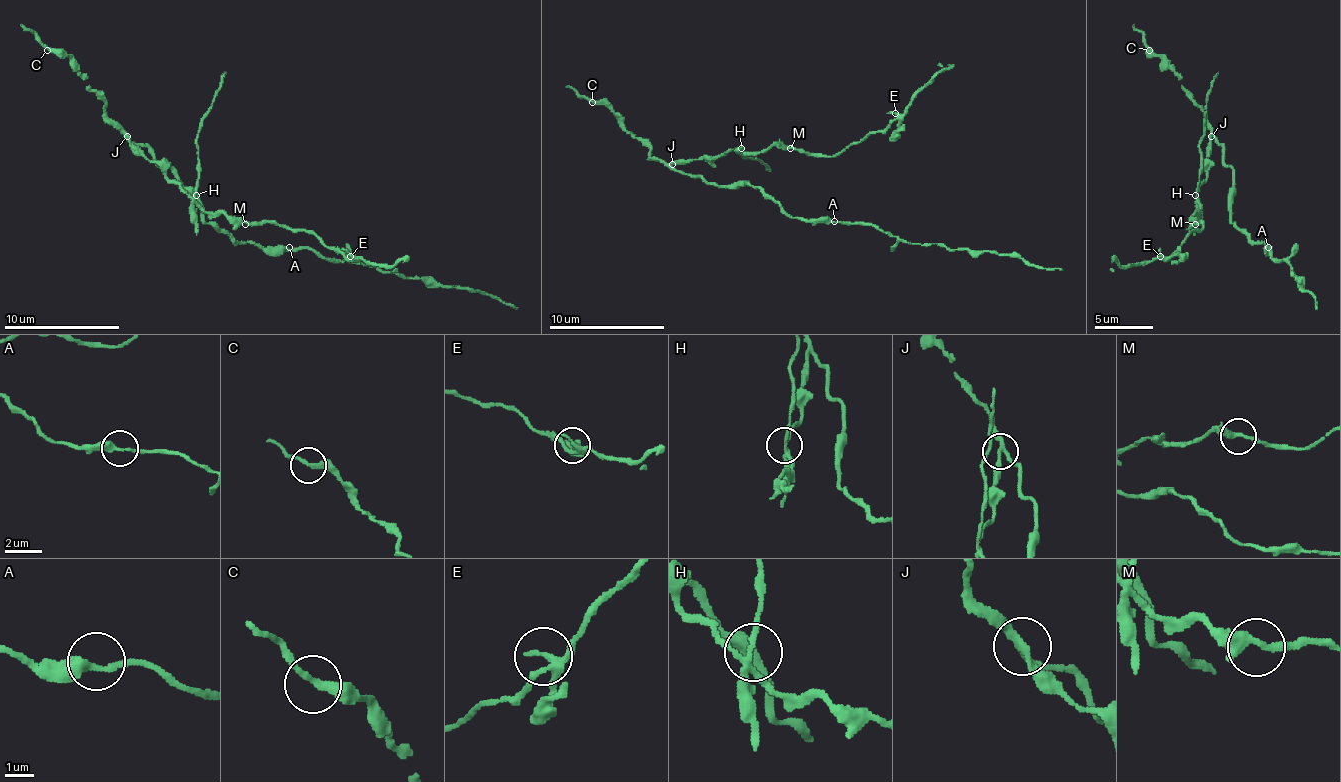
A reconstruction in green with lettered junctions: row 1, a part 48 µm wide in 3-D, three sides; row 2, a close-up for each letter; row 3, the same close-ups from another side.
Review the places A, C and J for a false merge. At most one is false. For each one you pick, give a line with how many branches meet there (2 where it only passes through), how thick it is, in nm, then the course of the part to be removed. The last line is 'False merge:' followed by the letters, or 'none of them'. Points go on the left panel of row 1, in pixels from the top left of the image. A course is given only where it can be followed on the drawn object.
J: 3 | 220 nm | (126, 137), (207, 212), (315, 233), (350, 259), (393, 265), (408, 256)
False merge: J

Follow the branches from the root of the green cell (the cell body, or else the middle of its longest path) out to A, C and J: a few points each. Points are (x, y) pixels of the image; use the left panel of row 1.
A: (167, 166), (201, 209), (201, 218), (207, 224), (216, 224), (236, 241), (254, 241), (262, 247), (289, 247)
C: (167, 166), (161, 166), (146, 145), (138, 145), (126, 137), (68, 55), (47, 50)
J: (167, 166), (161, 166), (146, 145), (138, 145), (126, 137)

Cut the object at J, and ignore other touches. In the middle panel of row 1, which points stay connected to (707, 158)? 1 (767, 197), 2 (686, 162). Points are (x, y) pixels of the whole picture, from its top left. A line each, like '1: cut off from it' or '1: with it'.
1: cut off from it
2: with it

